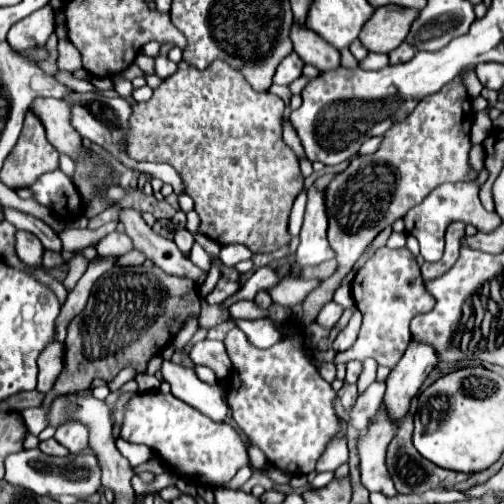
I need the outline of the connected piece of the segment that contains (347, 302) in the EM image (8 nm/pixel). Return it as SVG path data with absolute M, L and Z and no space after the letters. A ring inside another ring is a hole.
M347 284L339 286L339 288L335 290L335 294L333 294L333 300L335 300L337 304L341 304L343 308L349 308L349 306L353 306L353 296L351 296L351 288L349 288Z

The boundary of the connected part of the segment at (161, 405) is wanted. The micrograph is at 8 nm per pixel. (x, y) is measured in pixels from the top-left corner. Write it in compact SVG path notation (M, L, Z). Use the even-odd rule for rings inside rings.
M133 394L123 410L121 438L153 448L173 472L187 478L195 476L195 480L201 484L207 482L207 486L221 486L229 482L239 468L251 466L245 442L229 424L209 420L173 394Z

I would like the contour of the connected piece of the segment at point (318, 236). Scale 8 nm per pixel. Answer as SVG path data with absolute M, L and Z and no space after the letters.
M311 186L309 200L305 210L305 222L301 228L301 244L297 248L297 268L299 266L313 266L325 260L335 258L327 242L327 212L325 212L325 196L323 190Z

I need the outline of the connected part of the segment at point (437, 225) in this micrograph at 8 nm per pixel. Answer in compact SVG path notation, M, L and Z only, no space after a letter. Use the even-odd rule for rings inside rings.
M487 170L479 172L475 180L471 182L455 182L455 184L443 184L439 188L435 188L435 192L431 192L421 204L417 204L415 208L411 208L403 222L405 222L405 230L409 234L413 234L421 246L421 256L425 258L425 262L439 262L443 256L443 236L445 236L445 228L455 222L455 220L463 220L465 224L473 224L477 230L481 232L491 232L499 226L499 216L493 212L487 212L481 202L479 202L479 186L487 180Z

